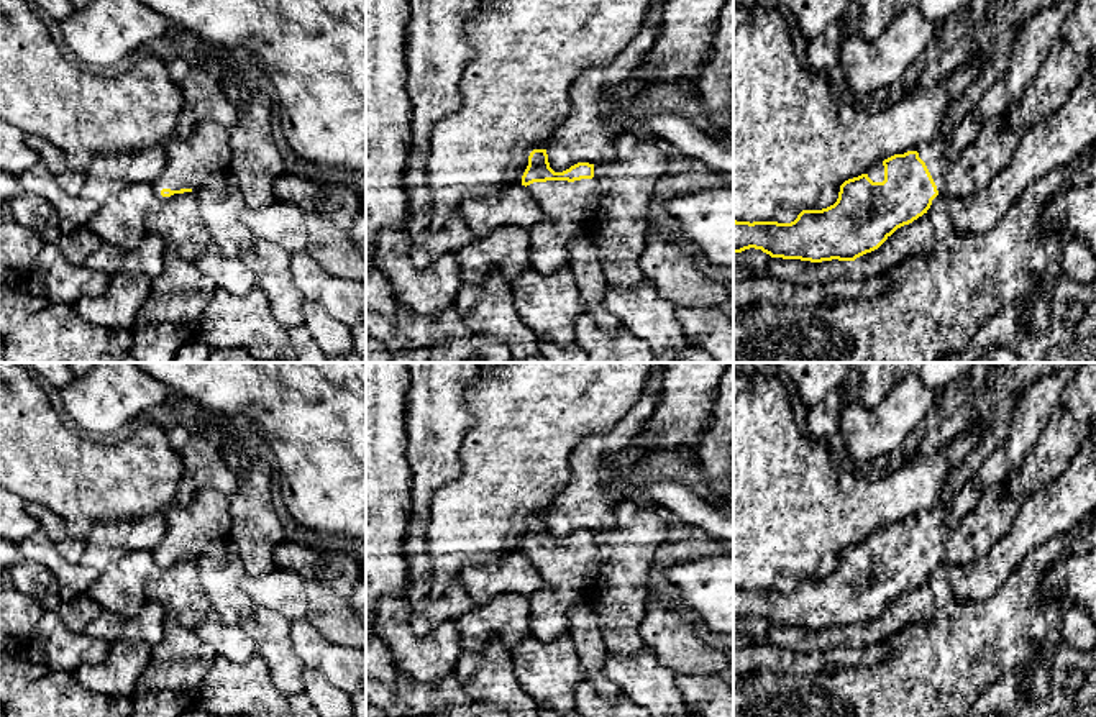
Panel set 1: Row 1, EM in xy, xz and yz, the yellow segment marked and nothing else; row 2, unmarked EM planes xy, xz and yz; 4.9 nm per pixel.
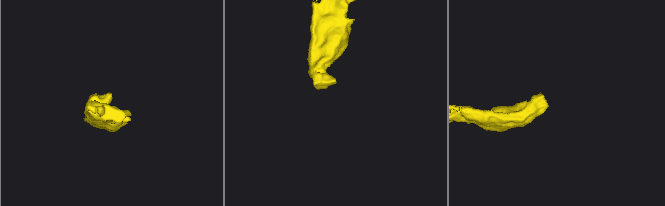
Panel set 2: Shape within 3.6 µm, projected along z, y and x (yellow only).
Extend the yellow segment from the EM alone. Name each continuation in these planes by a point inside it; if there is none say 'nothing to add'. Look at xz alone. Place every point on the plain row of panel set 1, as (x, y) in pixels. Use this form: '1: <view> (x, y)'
1: xz (568, 576)

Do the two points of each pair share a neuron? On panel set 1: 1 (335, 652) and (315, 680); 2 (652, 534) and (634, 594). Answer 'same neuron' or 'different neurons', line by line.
1: different neurons
2: same neuron

